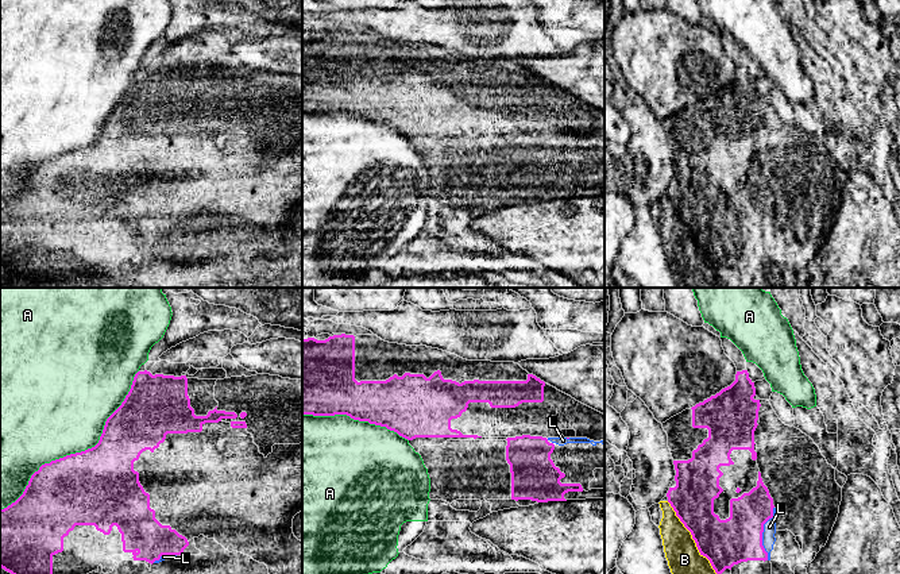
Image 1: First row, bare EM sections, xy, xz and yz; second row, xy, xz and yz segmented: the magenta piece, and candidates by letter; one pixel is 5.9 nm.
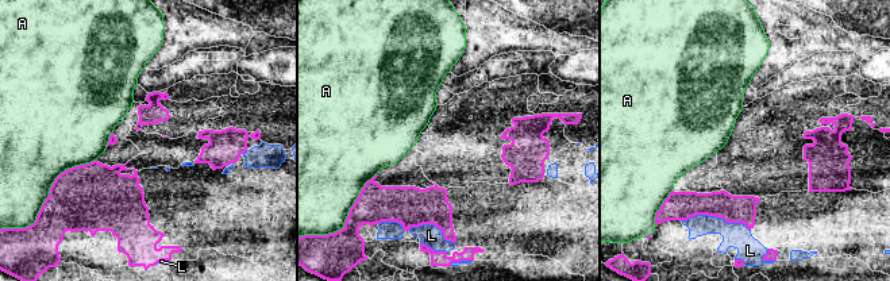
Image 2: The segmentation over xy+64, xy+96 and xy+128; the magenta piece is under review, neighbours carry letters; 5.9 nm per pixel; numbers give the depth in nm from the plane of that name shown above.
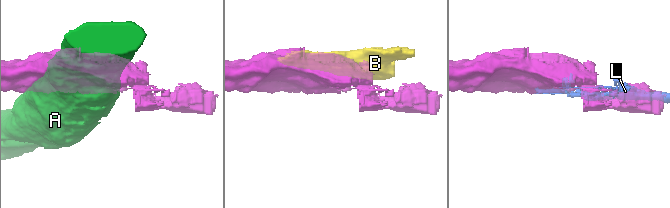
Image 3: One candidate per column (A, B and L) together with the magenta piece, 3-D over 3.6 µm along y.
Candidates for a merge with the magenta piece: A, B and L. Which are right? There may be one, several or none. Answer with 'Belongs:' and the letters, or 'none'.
Belongs: none

